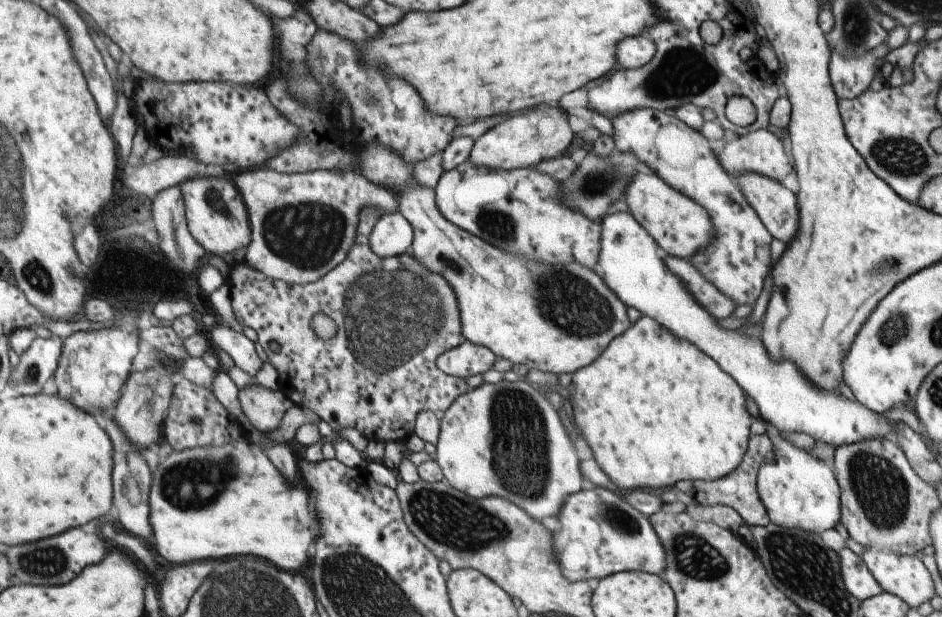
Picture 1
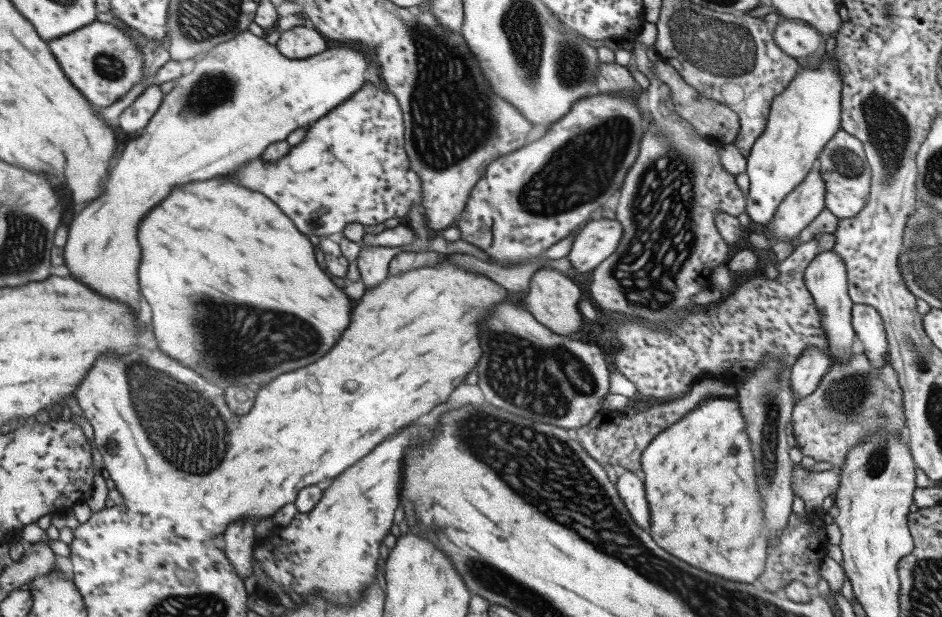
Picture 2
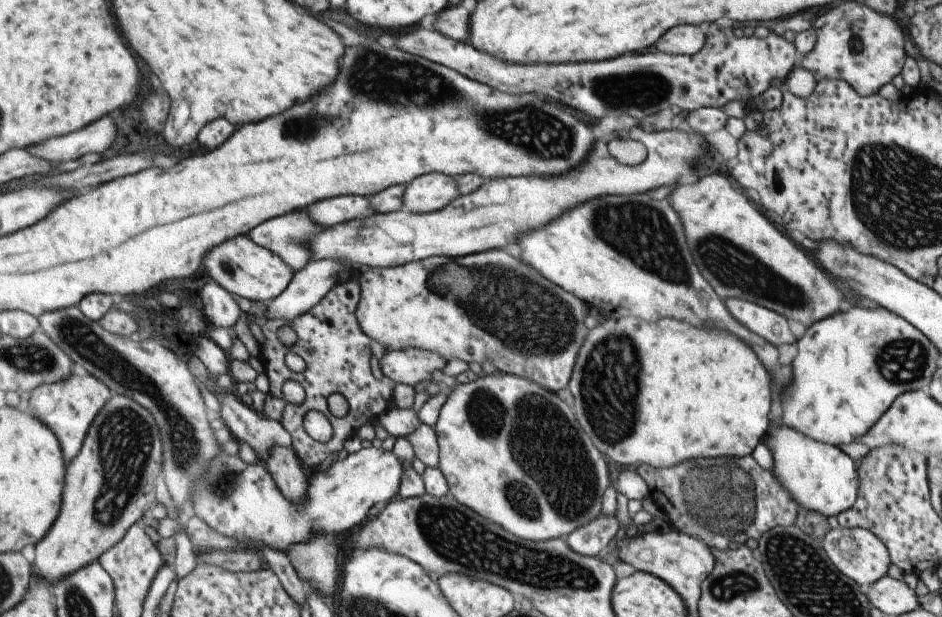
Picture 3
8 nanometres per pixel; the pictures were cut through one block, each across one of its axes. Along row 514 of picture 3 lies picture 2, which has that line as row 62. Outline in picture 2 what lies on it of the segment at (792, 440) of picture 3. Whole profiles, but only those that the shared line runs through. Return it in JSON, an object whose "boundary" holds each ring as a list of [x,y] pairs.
{"boundary":[[[826,52],[823,55],[823,62],[817,69],[809,70],[803,69],[803,66],[799,67],[799,70],[796,71],[796,74],[793,77],[793,80],[777,95],[772,98],[770,108],[768,111],[768,118],[767,122],[765,123],[765,128],[763,132],[753,141],[751,148],[746,156],[746,167],[745,167],[745,174],[748,176],[748,197],[745,197],[745,214],[753,221],[757,222],[762,226],[767,226],[772,219],[773,213],[776,211],[777,206],[779,203],[790,194],[790,192],[804,179],[804,176],[816,165],[816,158],[819,156],[821,150],[825,144],[828,143],[828,140],[840,129],[840,90],[841,90],[841,79],[839,76],[838,66],[836,63],[836,58],[831,57],[831,60],[826,56]]]}

